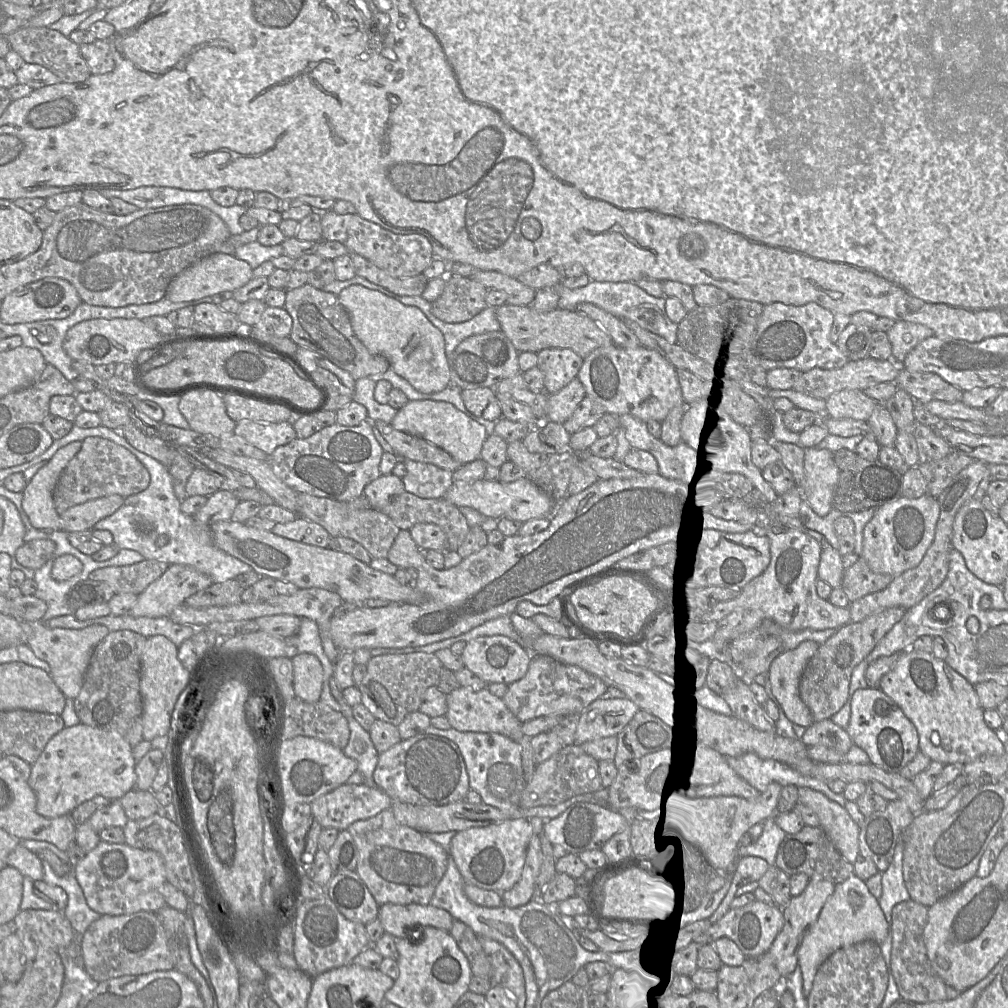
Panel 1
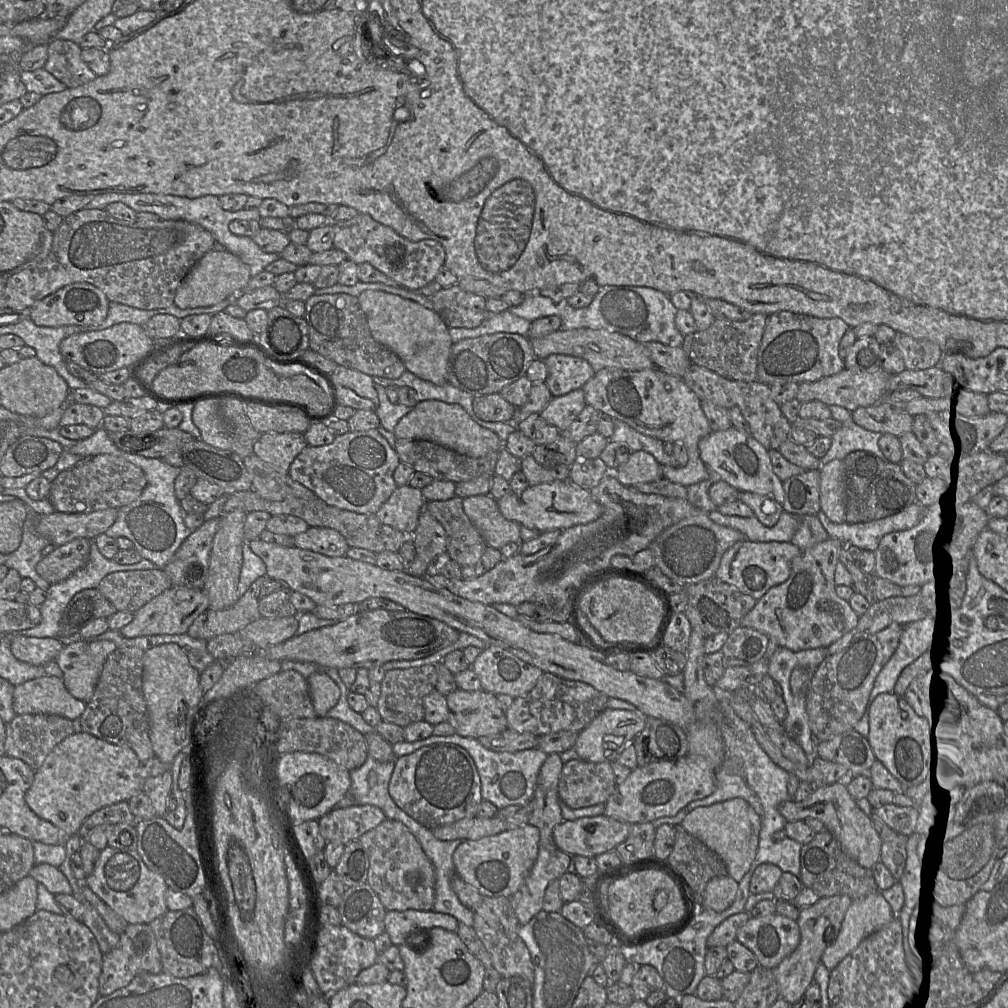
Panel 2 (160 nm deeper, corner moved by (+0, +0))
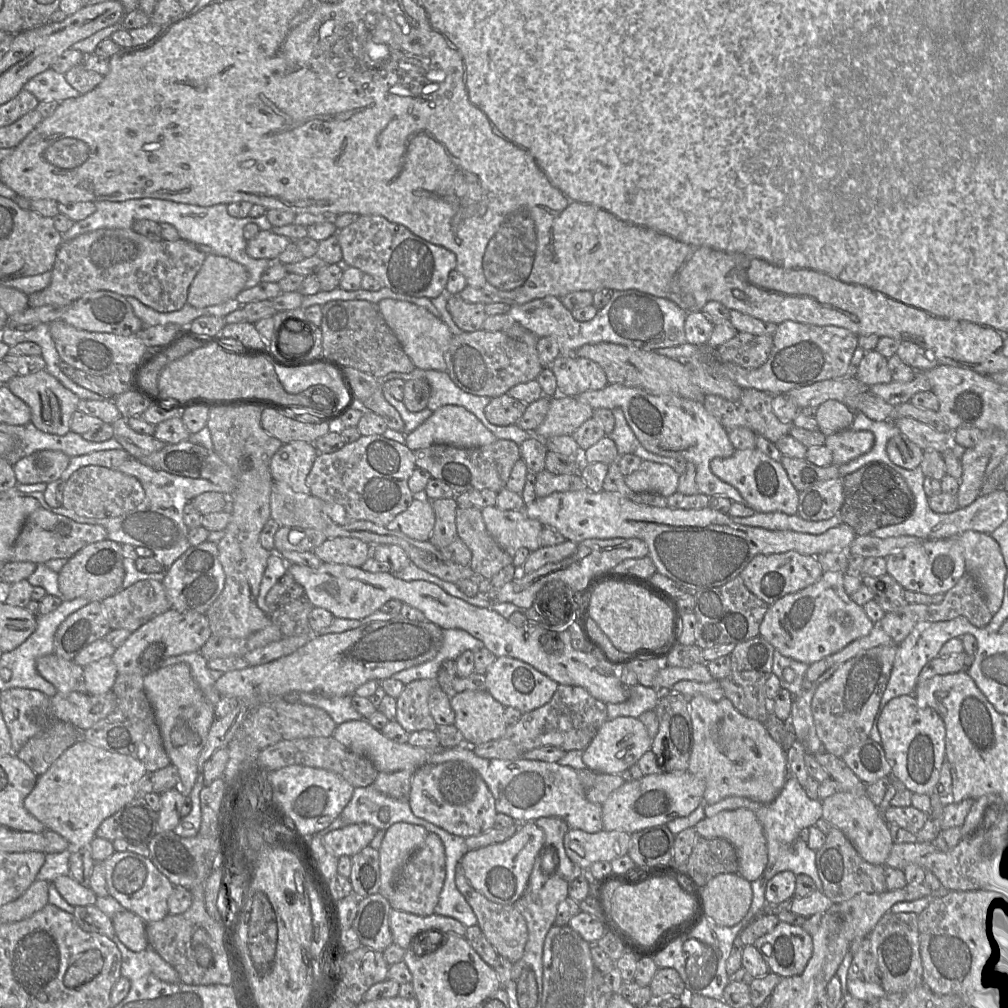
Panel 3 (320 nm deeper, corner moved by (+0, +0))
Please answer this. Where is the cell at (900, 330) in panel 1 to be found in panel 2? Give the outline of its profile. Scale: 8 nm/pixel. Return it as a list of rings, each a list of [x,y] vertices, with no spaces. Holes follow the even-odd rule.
[[[896,332],[891,342],[900,352],[907,370],[926,370],[938,366],[943,353],[933,342],[918,340]]]

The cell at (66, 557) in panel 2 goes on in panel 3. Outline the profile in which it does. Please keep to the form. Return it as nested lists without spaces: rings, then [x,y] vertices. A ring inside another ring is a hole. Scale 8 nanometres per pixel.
[[[110,539],[89,544],[69,558],[58,573],[58,584],[63,598],[73,600],[78,597],[102,602],[123,588],[125,570],[123,567],[121,544]]]

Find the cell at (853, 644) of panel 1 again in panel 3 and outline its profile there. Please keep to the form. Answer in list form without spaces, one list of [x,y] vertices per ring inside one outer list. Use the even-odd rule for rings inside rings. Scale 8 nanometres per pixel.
[[[897,645],[862,650],[816,688],[811,709],[817,736],[826,752],[841,758],[852,746],[869,738],[897,650]]]

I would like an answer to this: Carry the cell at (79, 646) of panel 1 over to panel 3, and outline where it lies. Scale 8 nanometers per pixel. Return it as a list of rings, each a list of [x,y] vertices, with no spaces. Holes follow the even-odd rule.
[[[104,657],[83,667],[83,691],[91,696],[112,690],[117,676],[112,657]]]

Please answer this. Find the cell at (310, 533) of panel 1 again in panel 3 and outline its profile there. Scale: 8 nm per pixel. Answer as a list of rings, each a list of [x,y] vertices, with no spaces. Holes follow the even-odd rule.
[[[336,537],[326,539],[313,553],[322,563],[344,564],[361,567],[371,557],[371,546],[350,537]]]

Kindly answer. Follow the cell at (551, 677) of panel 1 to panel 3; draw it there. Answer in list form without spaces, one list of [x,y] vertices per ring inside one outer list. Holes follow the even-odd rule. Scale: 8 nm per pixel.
[[[559,685],[548,703],[522,714],[516,724],[507,725],[502,738],[512,742],[522,752],[542,746],[555,746],[566,752],[584,750],[607,719],[605,703],[595,699],[581,687]]]

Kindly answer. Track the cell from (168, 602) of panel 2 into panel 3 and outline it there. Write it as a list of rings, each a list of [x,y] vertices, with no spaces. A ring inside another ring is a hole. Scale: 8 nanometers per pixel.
[[[170,608],[132,632],[124,644],[115,649],[112,660],[117,673],[139,674],[144,677],[158,670],[170,657],[200,652],[211,634],[206,614],[193,611],[178,612]]]

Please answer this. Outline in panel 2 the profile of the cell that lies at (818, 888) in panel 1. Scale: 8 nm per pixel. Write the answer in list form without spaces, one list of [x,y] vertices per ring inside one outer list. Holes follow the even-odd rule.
[[[835,895],[821,897],[815,904],[799,908],[800,914],[796,922],[800,928],[800,943],[789,956],[772,969],[778,984],[779,996],[790,1005],[803,999],[806,989],[814,980],[814,974],[821,962],[822,954],[839,934],[843,919],[851,903],[850,897]]]

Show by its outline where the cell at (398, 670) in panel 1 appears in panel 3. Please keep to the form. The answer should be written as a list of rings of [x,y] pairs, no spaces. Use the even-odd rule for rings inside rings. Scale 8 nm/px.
[[[414,680],[405,684],[403,691],[396,699],[395,721],[409,733],[420,730],[437,730],[438,725],[428,707],[428,698],[435,686],[437,686],[436,680]]]

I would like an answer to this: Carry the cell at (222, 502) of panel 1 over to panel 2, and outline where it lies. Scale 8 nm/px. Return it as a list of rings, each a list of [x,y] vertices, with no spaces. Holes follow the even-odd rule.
[[[220,518],[205,520],[184,540],[163,568],[172,586],[203,591],[209,574],[212,541],[219,526]]]

